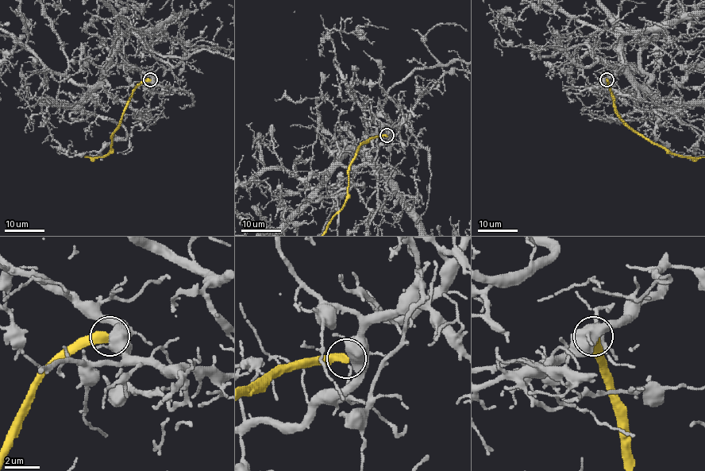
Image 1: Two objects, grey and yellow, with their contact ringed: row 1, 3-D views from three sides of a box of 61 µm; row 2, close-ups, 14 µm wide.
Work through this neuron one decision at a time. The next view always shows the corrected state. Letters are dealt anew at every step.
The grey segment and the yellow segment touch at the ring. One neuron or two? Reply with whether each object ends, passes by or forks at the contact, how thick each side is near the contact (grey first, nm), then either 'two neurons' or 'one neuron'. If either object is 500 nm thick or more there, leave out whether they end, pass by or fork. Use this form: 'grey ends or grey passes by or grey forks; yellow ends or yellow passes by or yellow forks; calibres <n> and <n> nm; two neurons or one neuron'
calibres 550 and 440 nm; two neurons

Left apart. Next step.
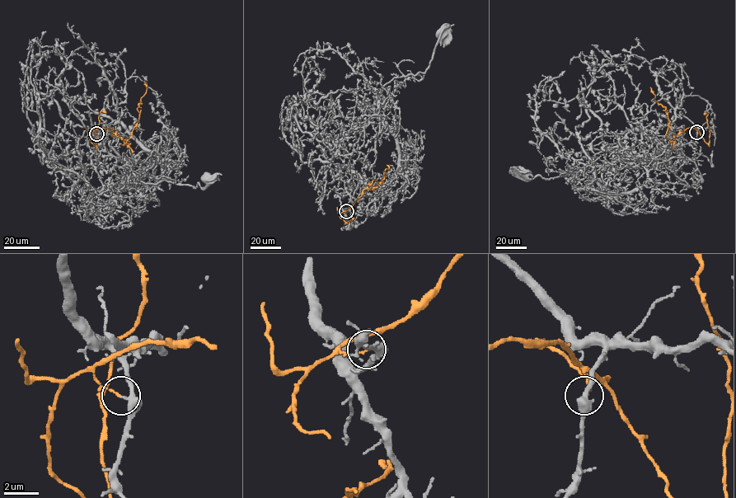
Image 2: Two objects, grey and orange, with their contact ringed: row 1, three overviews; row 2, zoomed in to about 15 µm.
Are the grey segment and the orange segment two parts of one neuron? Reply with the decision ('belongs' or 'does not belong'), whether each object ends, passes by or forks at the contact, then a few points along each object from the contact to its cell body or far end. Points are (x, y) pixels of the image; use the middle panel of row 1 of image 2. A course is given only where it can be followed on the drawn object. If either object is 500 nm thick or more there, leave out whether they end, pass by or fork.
does not belong; grey passes by; orange ends; course grey (346, 211), (346, 190), (383, 185), (397, 170), (396, 135), (375, 100), (394, 77), (424, 72), (442, 34); course orange (346, 211), (364, 189), (372, 189), (372, 181), (382, 184), (384, 171), (389, 169), (386, 164)

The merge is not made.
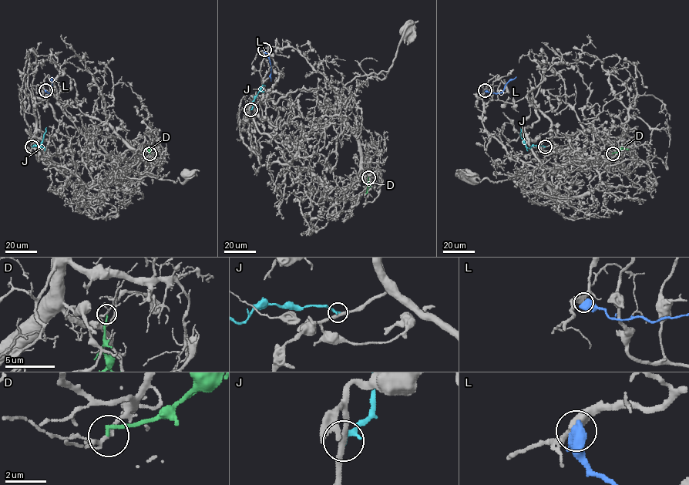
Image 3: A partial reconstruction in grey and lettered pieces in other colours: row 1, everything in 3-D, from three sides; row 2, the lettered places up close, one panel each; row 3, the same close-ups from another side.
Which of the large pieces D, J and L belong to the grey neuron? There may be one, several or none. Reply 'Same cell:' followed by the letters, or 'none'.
Same cell: none

